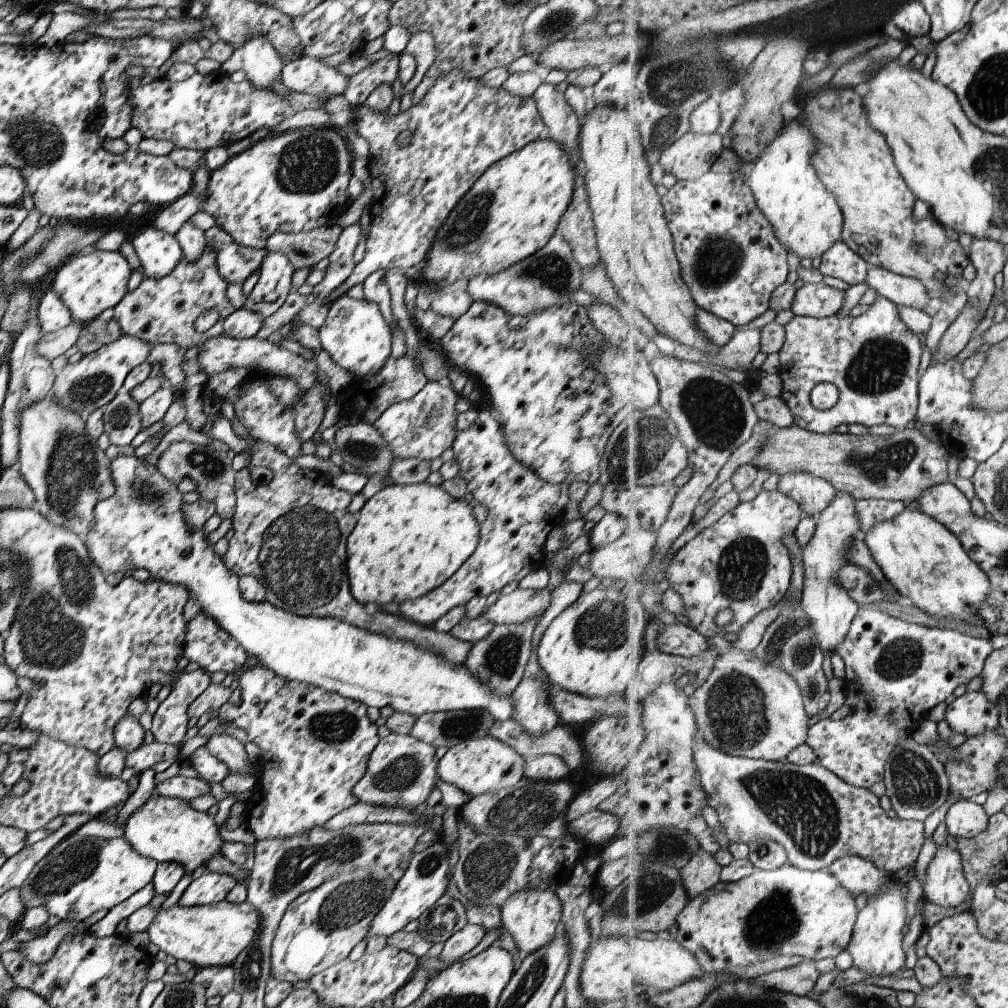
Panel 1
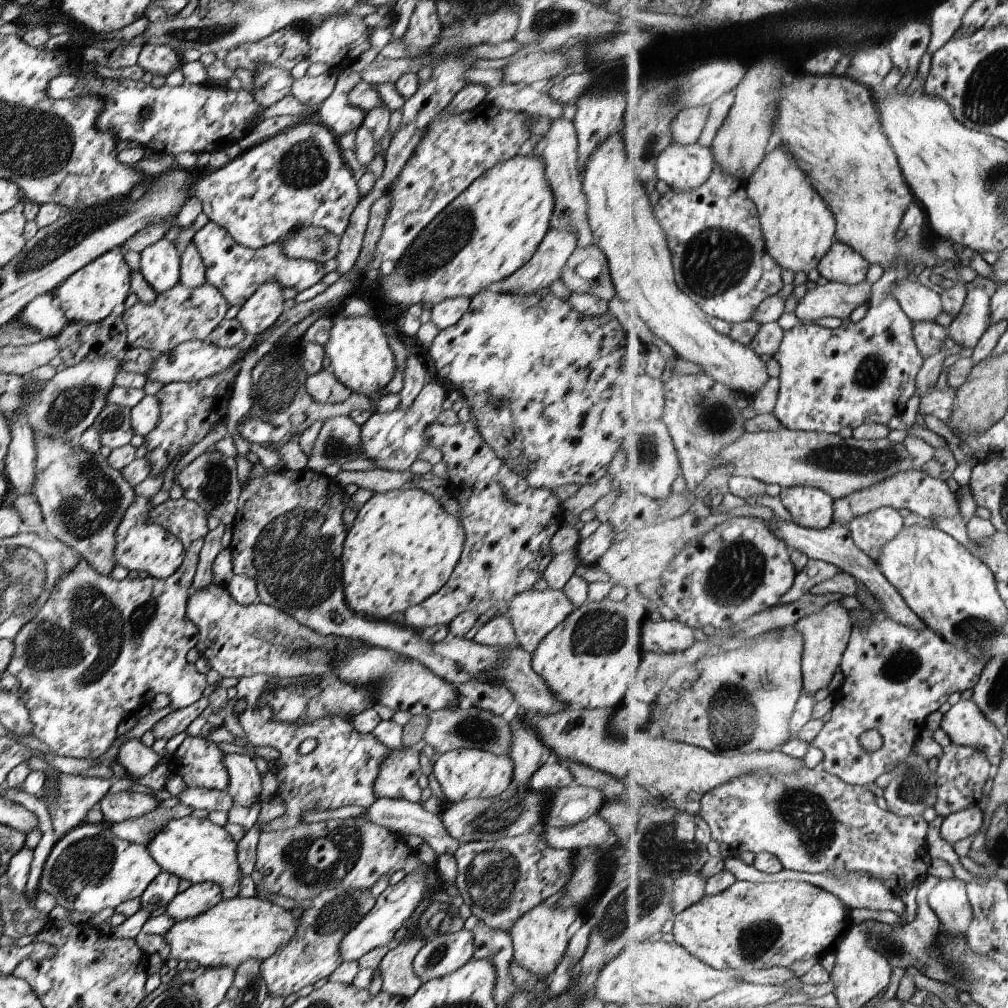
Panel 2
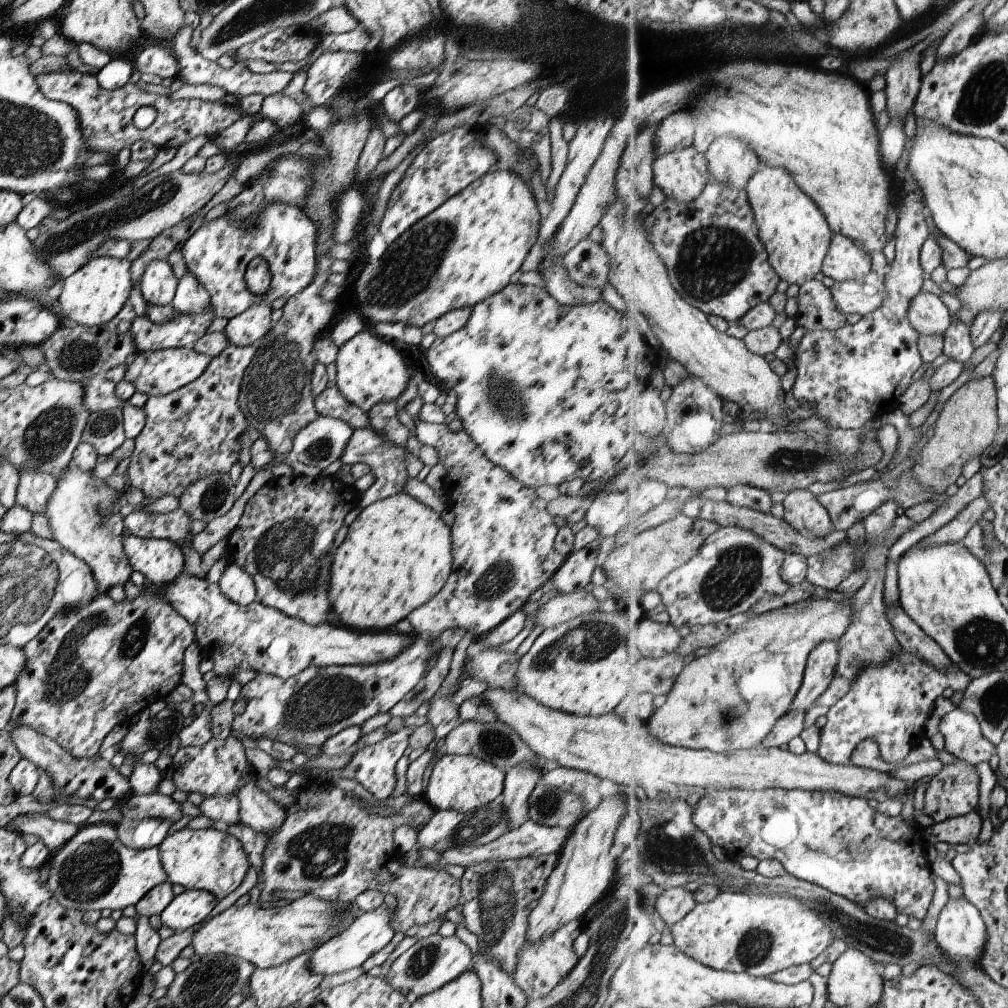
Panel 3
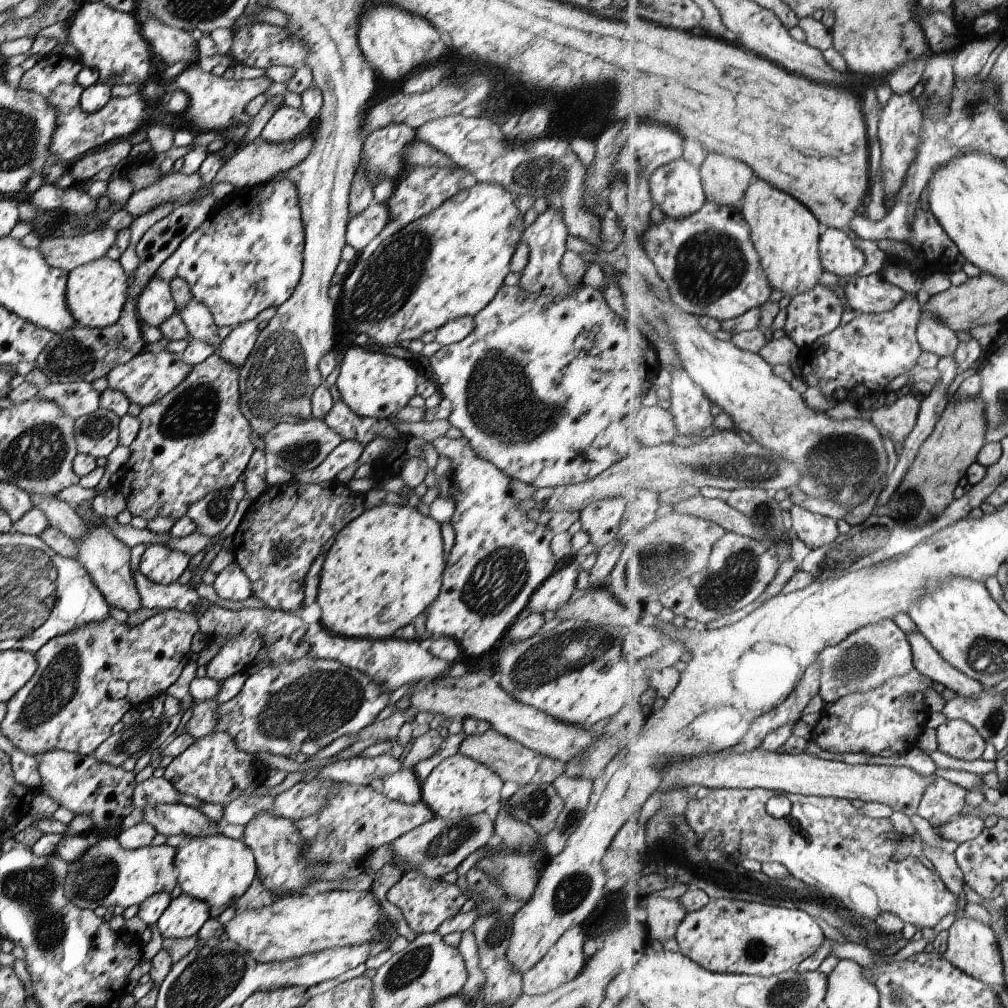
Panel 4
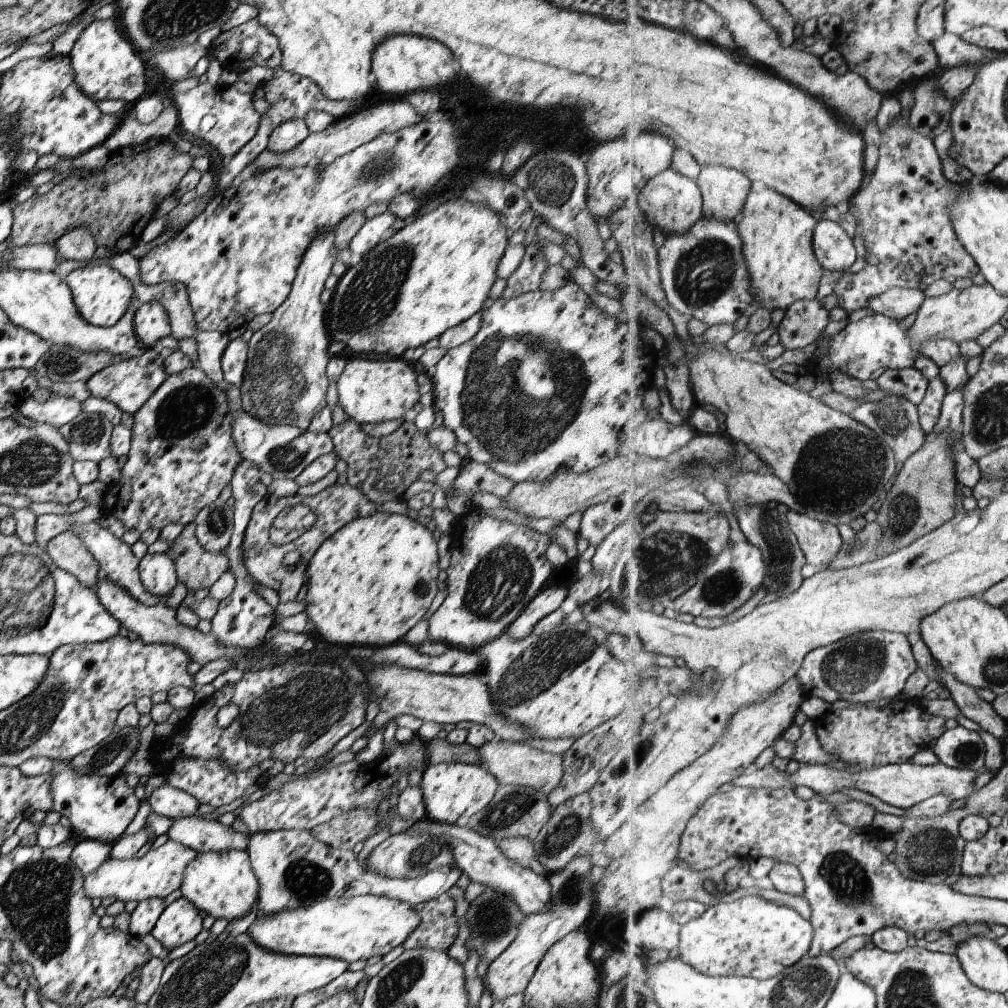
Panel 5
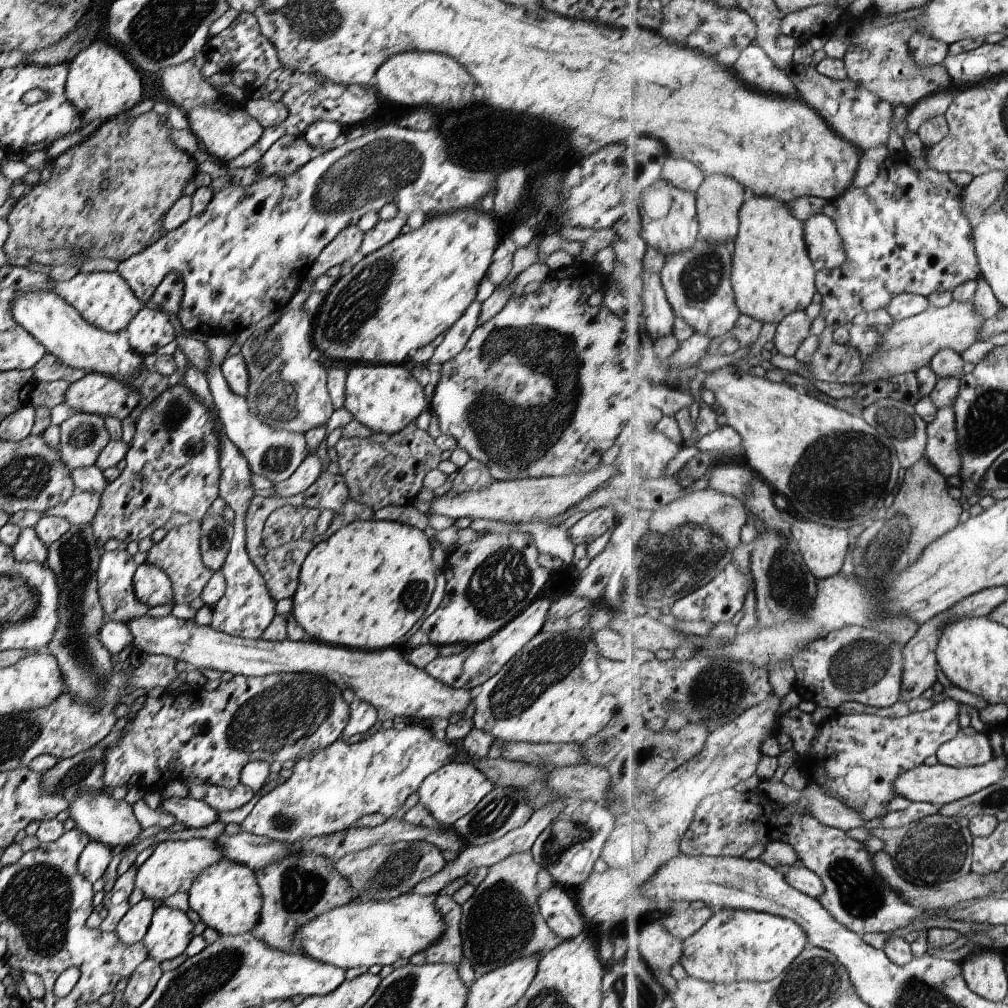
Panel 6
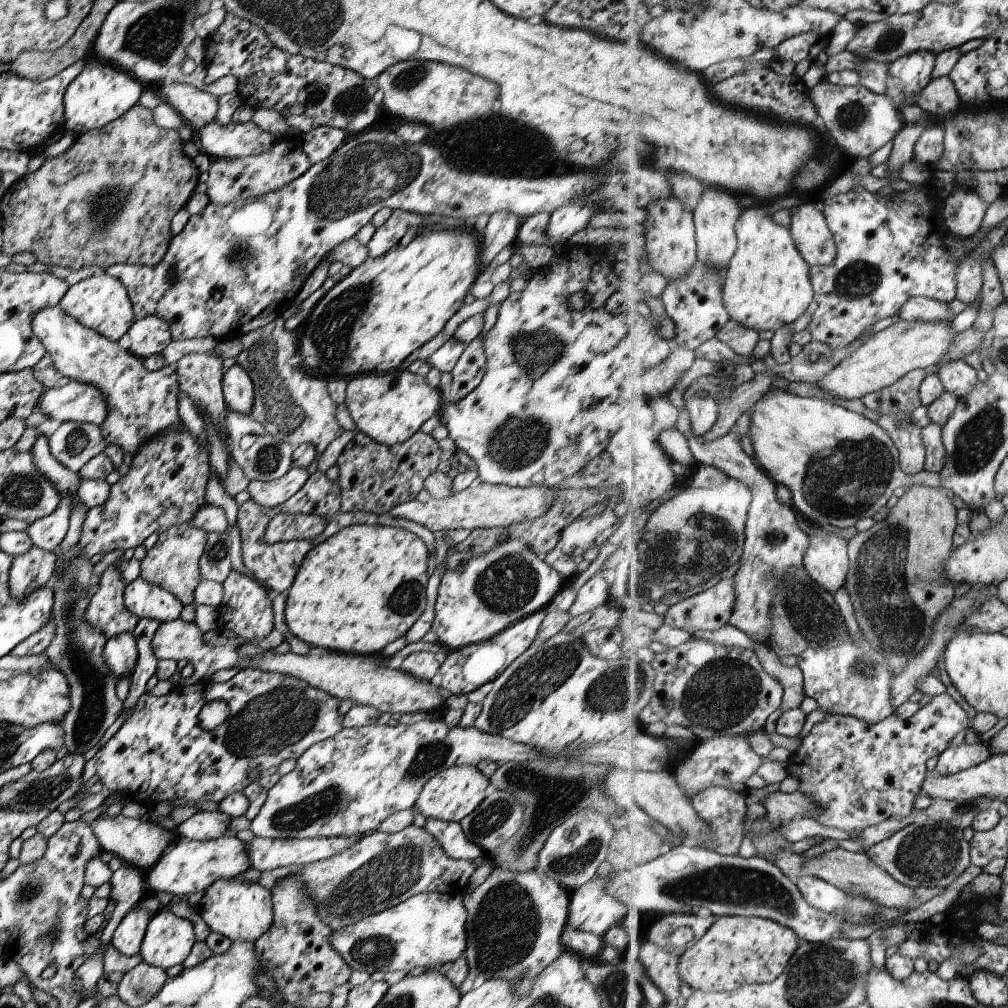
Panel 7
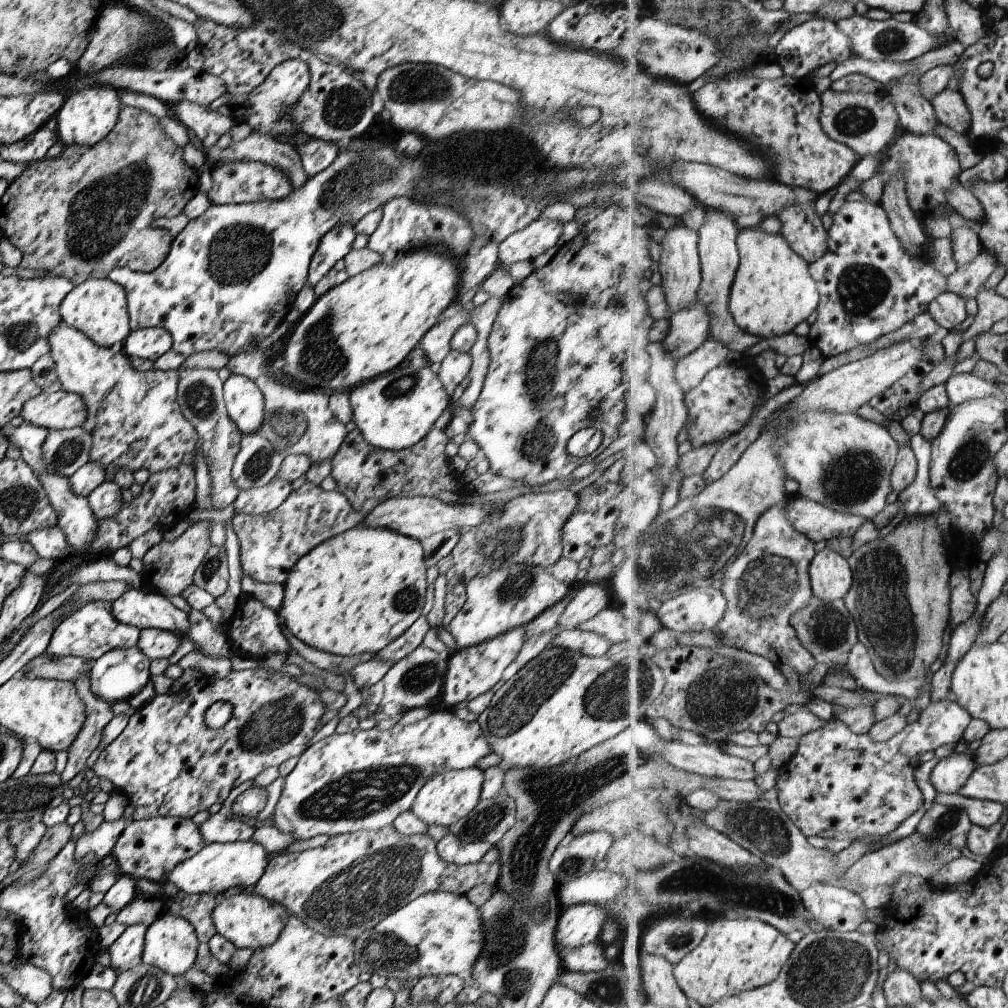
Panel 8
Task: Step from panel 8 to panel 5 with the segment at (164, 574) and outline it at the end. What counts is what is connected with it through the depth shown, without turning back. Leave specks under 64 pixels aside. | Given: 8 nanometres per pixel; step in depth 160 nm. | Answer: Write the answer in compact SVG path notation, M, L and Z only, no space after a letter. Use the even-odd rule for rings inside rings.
M193 522L181 529L164 553L173 561L177 582L183 584L187 591L208 589L228 570L224 552L210 553L201 548L194 535Z

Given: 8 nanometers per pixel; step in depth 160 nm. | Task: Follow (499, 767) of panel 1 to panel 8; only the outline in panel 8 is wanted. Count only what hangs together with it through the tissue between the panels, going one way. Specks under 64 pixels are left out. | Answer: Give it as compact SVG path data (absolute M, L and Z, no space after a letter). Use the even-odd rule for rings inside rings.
M474 766L435 775L424 782L417 791L409 811L426 825L440 824L449 827L456 820L471 812L471 809L480 800L479 795L483 779L484 772Z

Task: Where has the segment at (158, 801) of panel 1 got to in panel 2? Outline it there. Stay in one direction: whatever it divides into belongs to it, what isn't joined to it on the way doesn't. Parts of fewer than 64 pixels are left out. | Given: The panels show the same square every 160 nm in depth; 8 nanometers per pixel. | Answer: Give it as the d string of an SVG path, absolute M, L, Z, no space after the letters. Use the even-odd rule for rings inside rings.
M189 815L179 819L167 820L160 825L155 836L146 845L148 855L168 874L175 874L190 884L212 882L221 889L223 899L241 894L239 870L236 859L237 841L224 829L211 823L207 818L196 819Z

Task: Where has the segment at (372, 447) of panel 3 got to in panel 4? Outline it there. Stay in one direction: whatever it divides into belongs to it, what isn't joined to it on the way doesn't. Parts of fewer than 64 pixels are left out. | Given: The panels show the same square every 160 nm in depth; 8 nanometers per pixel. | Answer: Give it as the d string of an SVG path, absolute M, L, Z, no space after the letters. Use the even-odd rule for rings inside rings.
M341 441L313 470L299 473L293 479L301 485L327 483L341 472L342 468L351 466L362 450L363 447L357 444L357 441Z

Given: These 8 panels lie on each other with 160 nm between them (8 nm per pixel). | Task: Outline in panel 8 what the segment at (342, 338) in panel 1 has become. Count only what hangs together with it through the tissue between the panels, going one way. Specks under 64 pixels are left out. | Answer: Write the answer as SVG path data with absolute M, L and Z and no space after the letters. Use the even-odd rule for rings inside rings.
M429 364L420 367L399 366L374 379L361 383L349 390L351 420L365 442L383 450L401 450L411 448L432 428L433 422L449 405L449 398L438 376L429 369Z

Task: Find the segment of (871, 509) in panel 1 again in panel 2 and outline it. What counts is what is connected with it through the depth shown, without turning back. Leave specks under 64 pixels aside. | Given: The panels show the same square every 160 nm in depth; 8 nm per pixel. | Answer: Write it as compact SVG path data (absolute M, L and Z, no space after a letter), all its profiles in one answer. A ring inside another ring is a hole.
M882 507L858 517L848 528L857 547L879 566L884 547L906 527L897 508Z

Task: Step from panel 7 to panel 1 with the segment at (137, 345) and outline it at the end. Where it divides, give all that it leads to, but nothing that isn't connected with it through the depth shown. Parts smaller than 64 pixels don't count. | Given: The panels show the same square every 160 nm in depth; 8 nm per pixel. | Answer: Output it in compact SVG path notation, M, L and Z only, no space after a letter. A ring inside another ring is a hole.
M148 221L129 235L129 242L139 259L143 277L166 277L182 259L175 237L155 230Z

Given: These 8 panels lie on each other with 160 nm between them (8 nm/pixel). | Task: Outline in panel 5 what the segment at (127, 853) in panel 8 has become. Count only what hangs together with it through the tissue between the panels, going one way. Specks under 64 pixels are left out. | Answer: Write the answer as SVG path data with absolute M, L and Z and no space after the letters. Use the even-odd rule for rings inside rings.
M66 761L55 762L49 773L52 774L52 810L69 820L69 828L78 839L95 839L112 844L121 837L139 806L133 788L125 784L123 774L110 777L80 775Z

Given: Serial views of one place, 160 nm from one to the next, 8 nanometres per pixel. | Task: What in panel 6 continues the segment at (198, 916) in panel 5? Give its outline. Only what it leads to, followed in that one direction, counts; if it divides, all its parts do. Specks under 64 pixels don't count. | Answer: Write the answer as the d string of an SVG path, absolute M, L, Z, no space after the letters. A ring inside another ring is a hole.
M163 904L157 907L140 940L144 944L147 958L161 963L181 956L192 938L193 925L184 912Z

